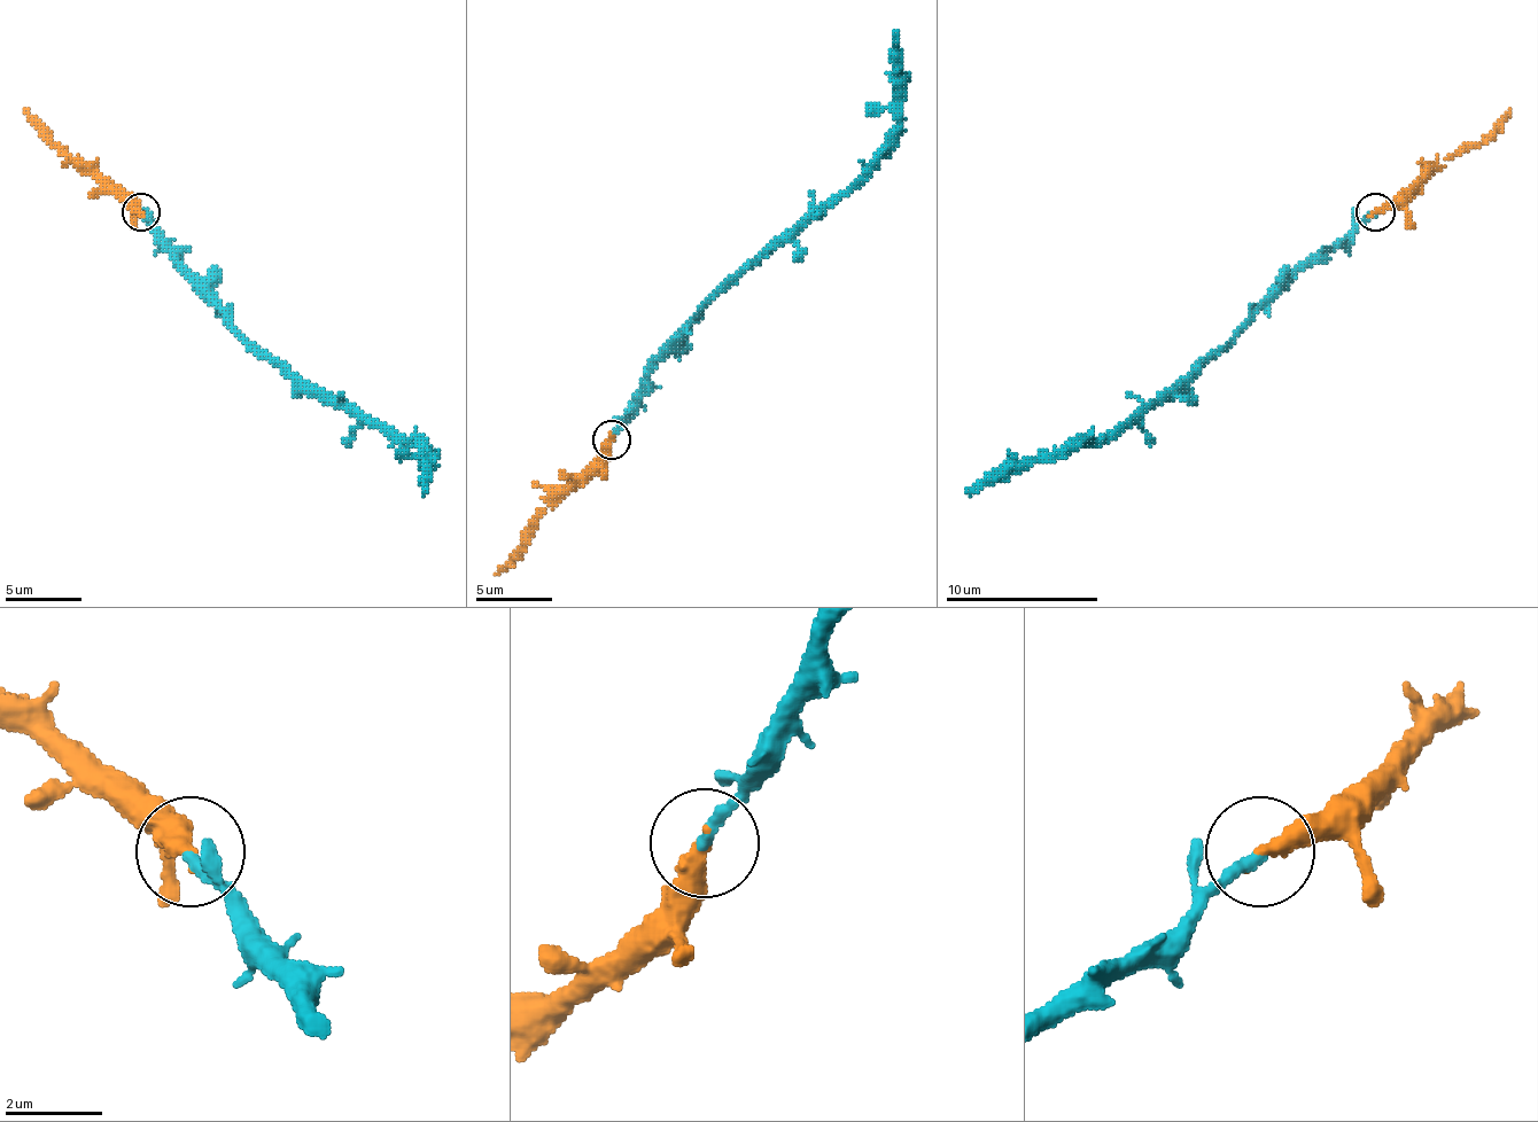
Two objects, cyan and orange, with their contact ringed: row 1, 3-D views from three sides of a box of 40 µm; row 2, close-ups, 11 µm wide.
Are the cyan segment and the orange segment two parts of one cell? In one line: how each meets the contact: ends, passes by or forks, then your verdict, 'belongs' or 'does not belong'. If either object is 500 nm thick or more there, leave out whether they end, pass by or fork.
cyan ends | orange ends | belongs

